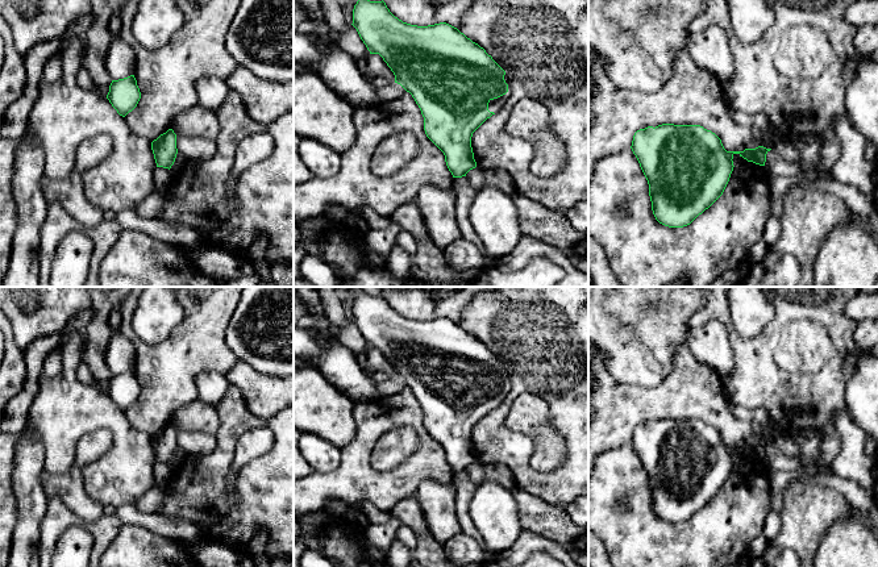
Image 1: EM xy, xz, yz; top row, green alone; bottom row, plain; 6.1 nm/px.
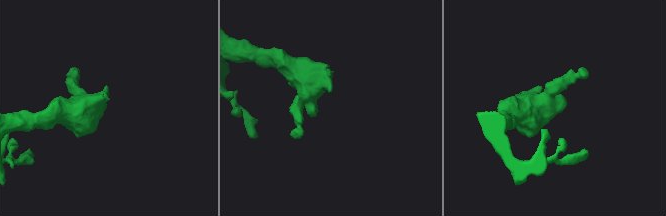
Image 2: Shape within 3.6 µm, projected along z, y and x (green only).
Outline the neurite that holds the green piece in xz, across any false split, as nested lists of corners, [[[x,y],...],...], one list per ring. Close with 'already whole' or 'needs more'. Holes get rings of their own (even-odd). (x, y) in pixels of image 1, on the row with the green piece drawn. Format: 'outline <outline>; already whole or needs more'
outline [[[358,0],[351,24],[370,54],[379,54],[395,75],[395,83],[412,95],[424,117],[426,137],[444,153],[453,178],[477,167],[471,147],[473,133],[499,112],[508,92],[508,75],[457,28],[440,22],[417,26],[395,17],[386,3]]]; needs more

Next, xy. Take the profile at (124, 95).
outline [[[134,75],[112,80],[107,99],[120,116],[125,117],[132,112],[141,99],[141,92]]]; already whole

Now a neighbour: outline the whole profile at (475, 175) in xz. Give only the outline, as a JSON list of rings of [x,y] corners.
[[[477,166],[475,168],[470,170],[467,174],[466,174],[466,178],[470,183],[470,185],[474,188],[474,189],[480,189],[482,185],[483,185],[483,172],[482,170]]]

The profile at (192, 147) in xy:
[[[176,136],[176,149],[187,159],[208,159],[216,151],[216,141],[203,137]]]

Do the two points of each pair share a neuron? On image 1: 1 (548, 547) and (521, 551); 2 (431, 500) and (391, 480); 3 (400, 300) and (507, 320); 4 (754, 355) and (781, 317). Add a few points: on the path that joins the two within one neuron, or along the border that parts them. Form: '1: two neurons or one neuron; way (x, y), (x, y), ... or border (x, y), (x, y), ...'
1: one neuron; way (541, 546), (528, 546)
2: two neurons; border (445, 482), (424, 480), (415, 495)
3: two neurons; border (471, 300), (462, 309), (462, 316), (457, 322)
4: one neuron; way (761, 347), (775, 326)

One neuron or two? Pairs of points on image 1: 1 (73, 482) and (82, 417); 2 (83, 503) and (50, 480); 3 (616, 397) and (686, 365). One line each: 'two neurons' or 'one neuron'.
1: two neurons
2: one neuron
3: one neuron

